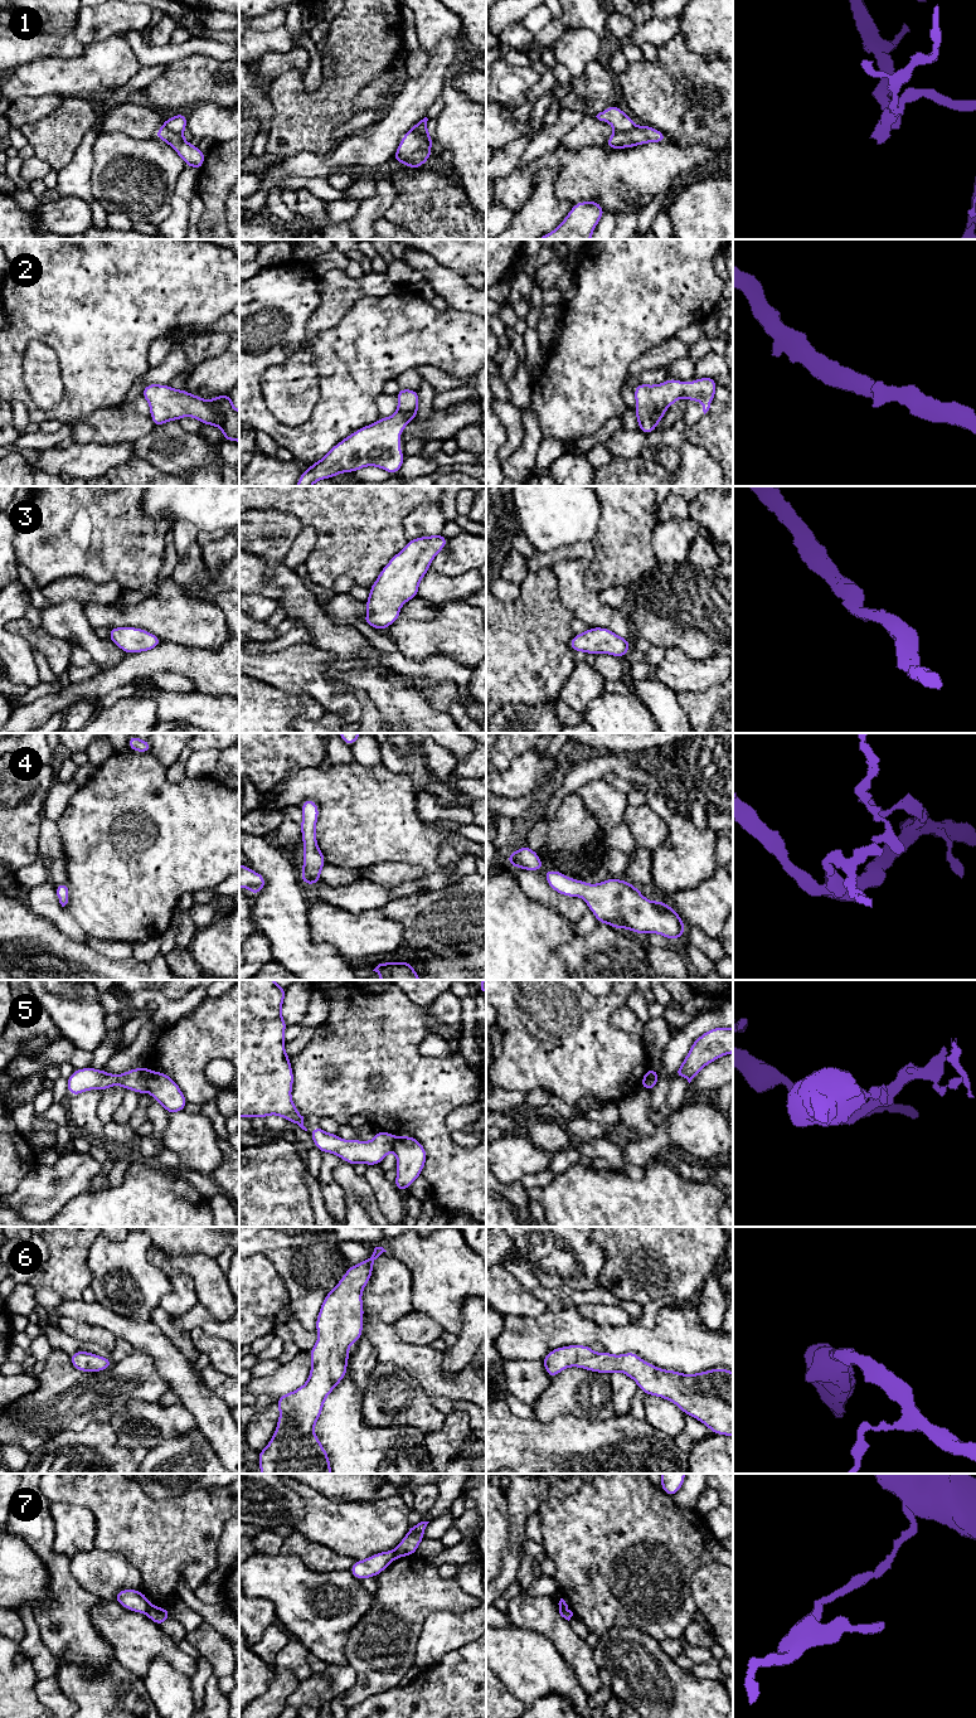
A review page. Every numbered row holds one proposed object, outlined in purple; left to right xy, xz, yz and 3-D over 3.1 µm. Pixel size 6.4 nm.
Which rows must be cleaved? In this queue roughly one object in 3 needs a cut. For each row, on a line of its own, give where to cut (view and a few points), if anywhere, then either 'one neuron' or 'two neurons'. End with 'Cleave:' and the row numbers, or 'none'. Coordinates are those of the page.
1: cut xz (417, 122), (419, 135), (430, 144); two neurons
2: cut none; one neuron
3: cut none; one neuron
4: cut none; one neuron
5: cut yz (656, 1072), (649, 1078), (647, 1090); two neurons
6: cut none; one neuron
7: cut xz (394, 1551), (396, 1558); two neurons
Cleave: 1, 5, 7

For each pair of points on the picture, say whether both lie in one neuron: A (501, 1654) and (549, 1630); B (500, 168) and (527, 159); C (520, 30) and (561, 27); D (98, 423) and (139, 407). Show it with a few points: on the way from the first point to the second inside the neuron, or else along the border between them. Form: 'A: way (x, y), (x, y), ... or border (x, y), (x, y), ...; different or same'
A: border (514, 1624), (544, 1635), (562, 1655); different
B: border (537, 136), (528, 145), (518, 166); different
C: border (534, 34), (534, 39), (520, 51); different
D: way (108, 423), (122, 423), (129, 417); same

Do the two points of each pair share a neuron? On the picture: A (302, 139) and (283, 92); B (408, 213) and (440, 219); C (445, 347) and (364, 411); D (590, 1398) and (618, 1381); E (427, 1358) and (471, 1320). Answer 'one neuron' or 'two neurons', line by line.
A: one neuron
B: one neuron
C: one neuron
D: two neurons
E: two neurons

